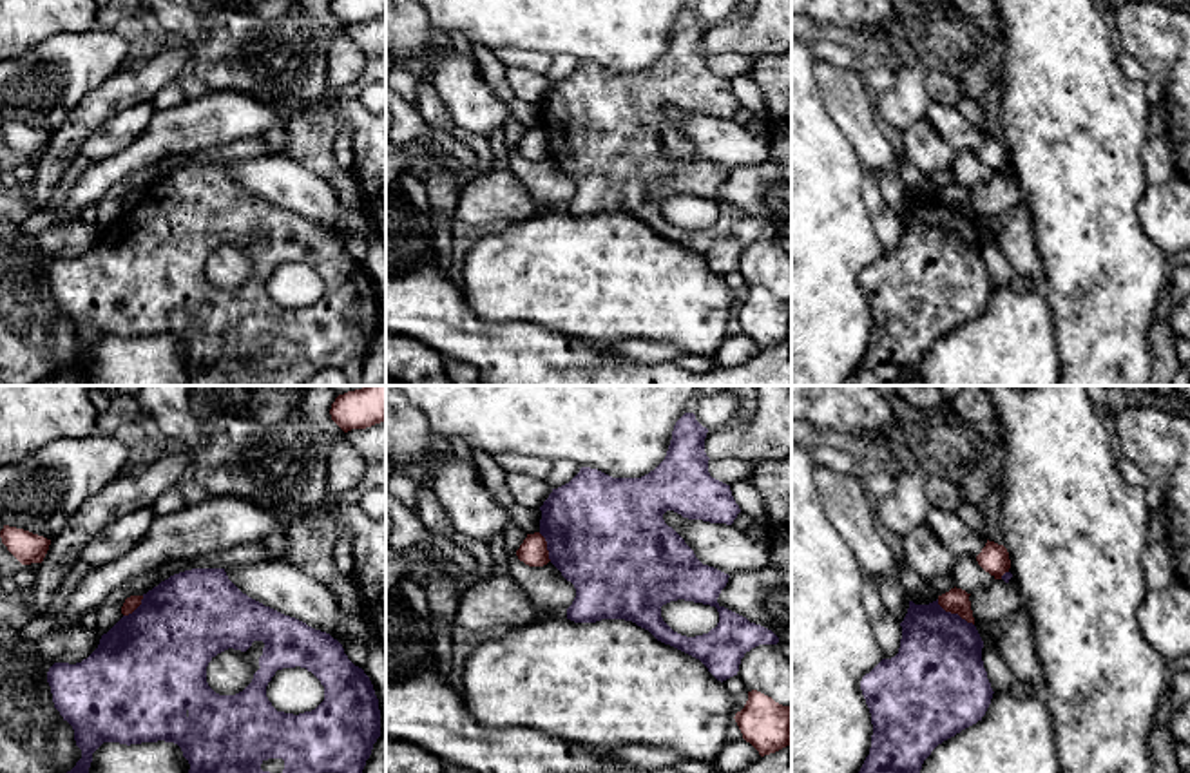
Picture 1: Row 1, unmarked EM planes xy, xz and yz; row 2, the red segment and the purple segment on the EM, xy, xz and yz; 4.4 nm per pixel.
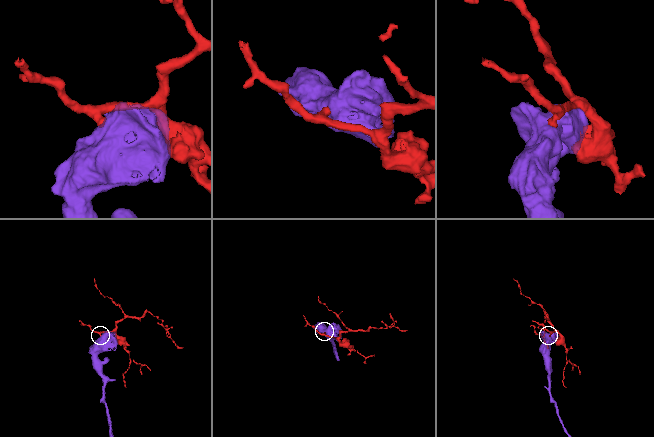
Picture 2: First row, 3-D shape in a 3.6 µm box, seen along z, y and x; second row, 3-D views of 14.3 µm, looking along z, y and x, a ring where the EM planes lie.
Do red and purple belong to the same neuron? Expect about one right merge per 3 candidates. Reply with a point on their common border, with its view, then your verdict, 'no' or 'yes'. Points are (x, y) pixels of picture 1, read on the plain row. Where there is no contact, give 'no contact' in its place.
yz (955, 207) | no

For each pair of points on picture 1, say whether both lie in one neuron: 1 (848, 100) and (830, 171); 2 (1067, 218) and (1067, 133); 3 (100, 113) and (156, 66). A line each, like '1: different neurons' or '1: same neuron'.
1: different neurons
2: same neuron
3: same neuron

